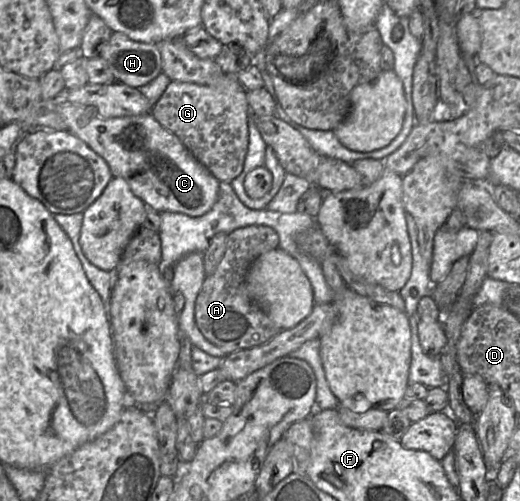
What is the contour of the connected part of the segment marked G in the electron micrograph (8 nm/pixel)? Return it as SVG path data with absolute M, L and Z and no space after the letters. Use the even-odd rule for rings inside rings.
M225 75L219 83L213 85L198 85L189 82L171 81L160 99L155 103L151 109L153 117L168 131L176 135L188 151L195 157L195 159L202 164L219 182L230 183L234 178L239 176L243 170L244 160L248 149L248 127L247 127L247 112L248 104L246 99L246 90L237 80L236 75Z

